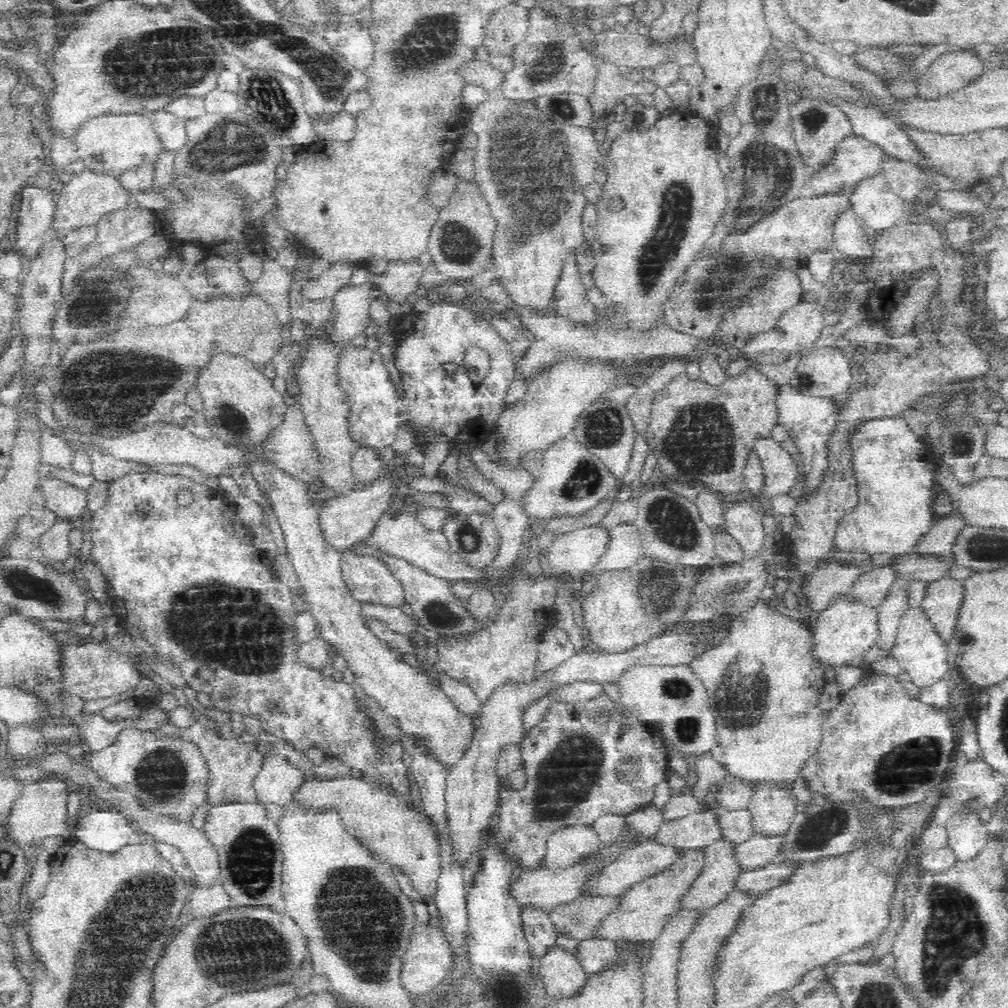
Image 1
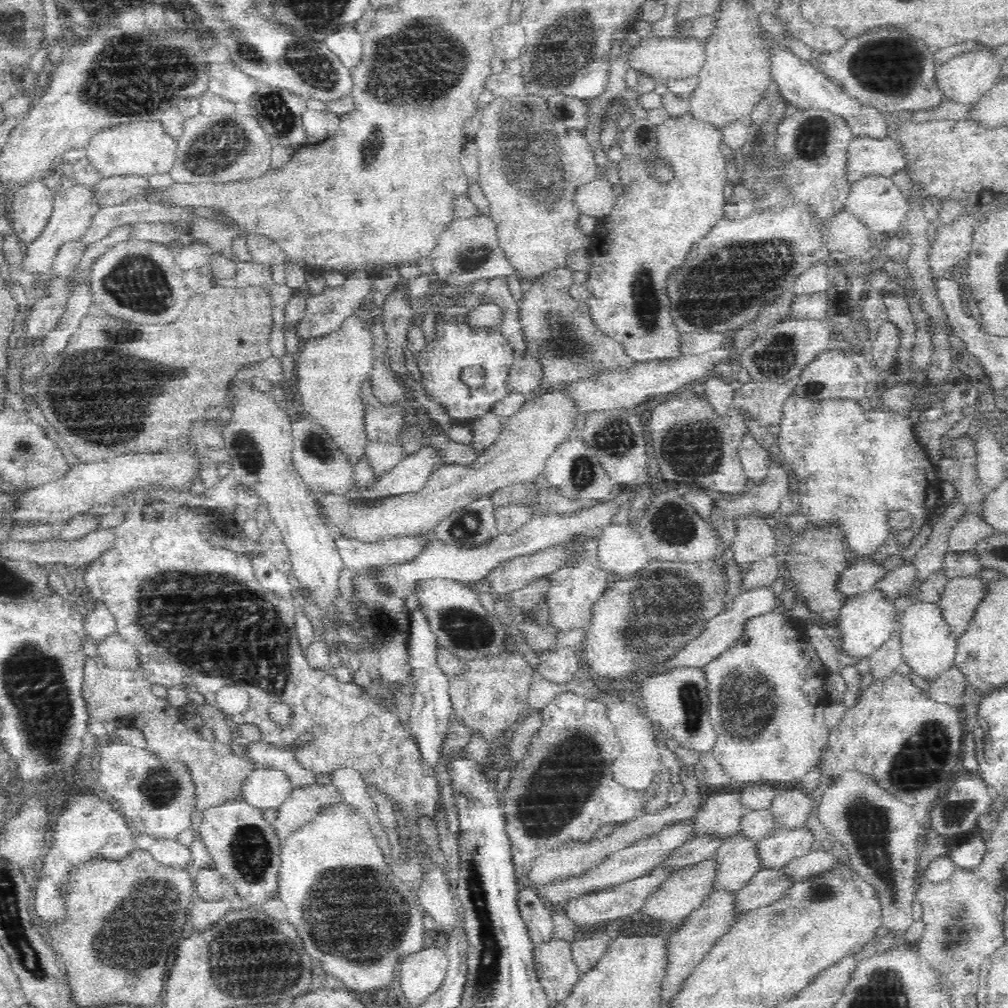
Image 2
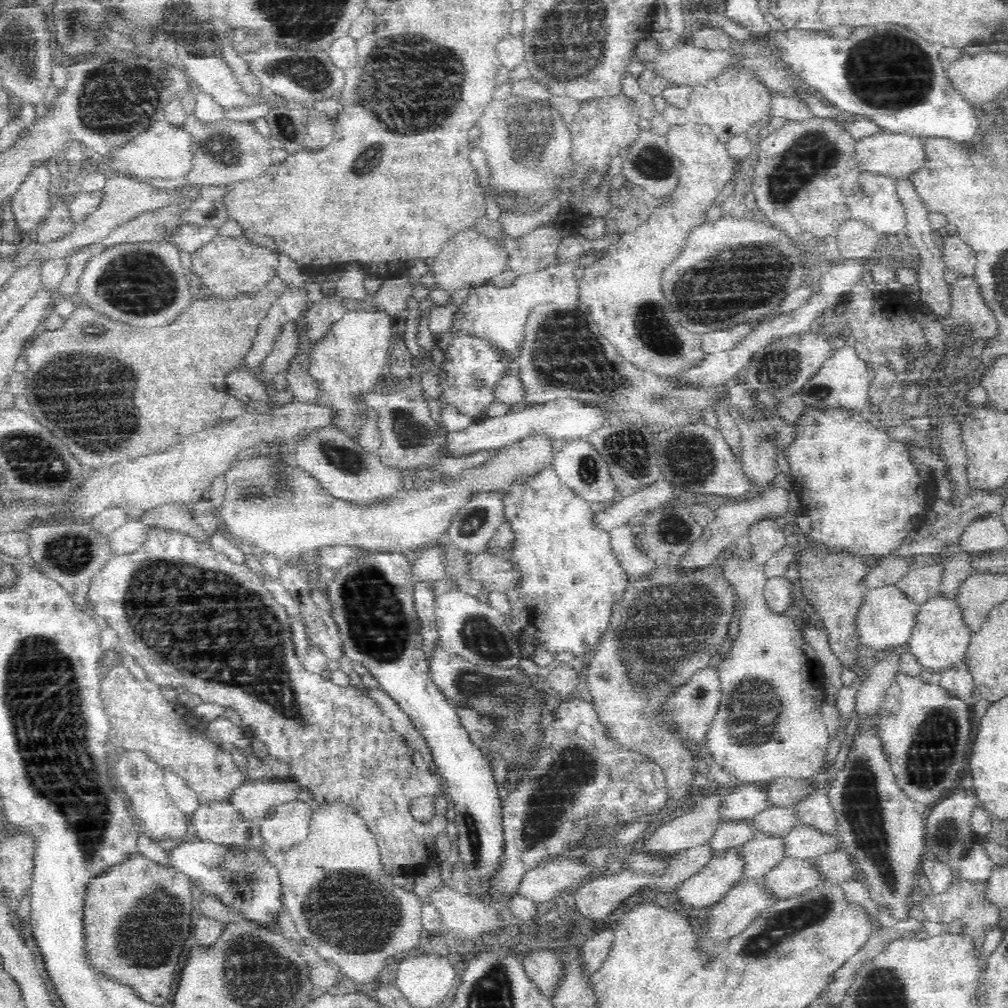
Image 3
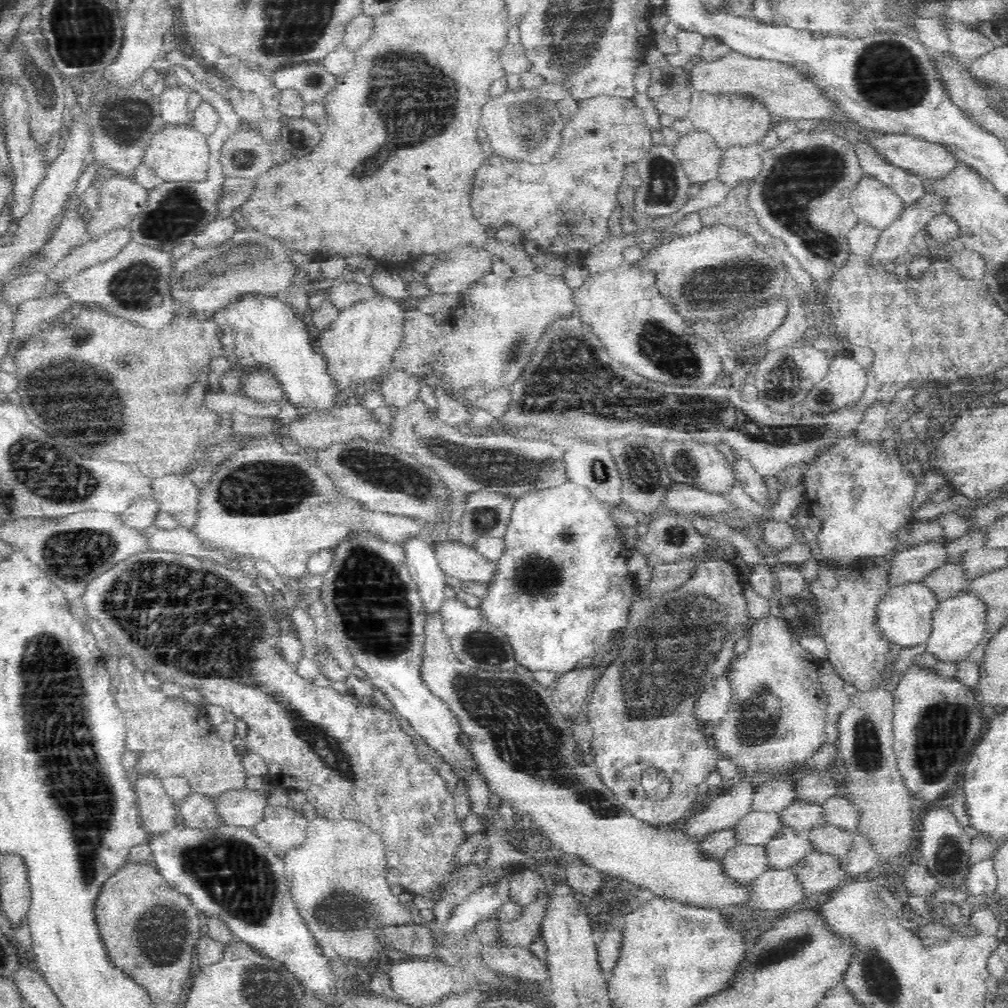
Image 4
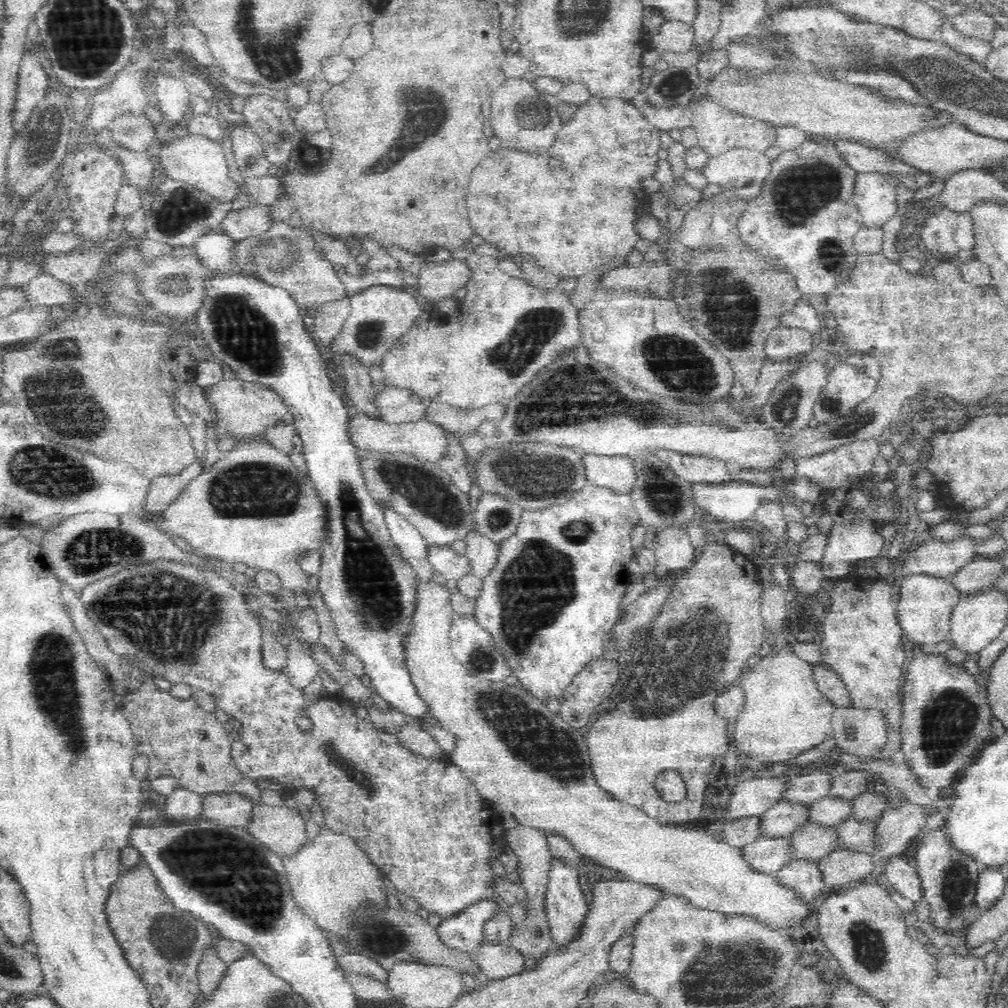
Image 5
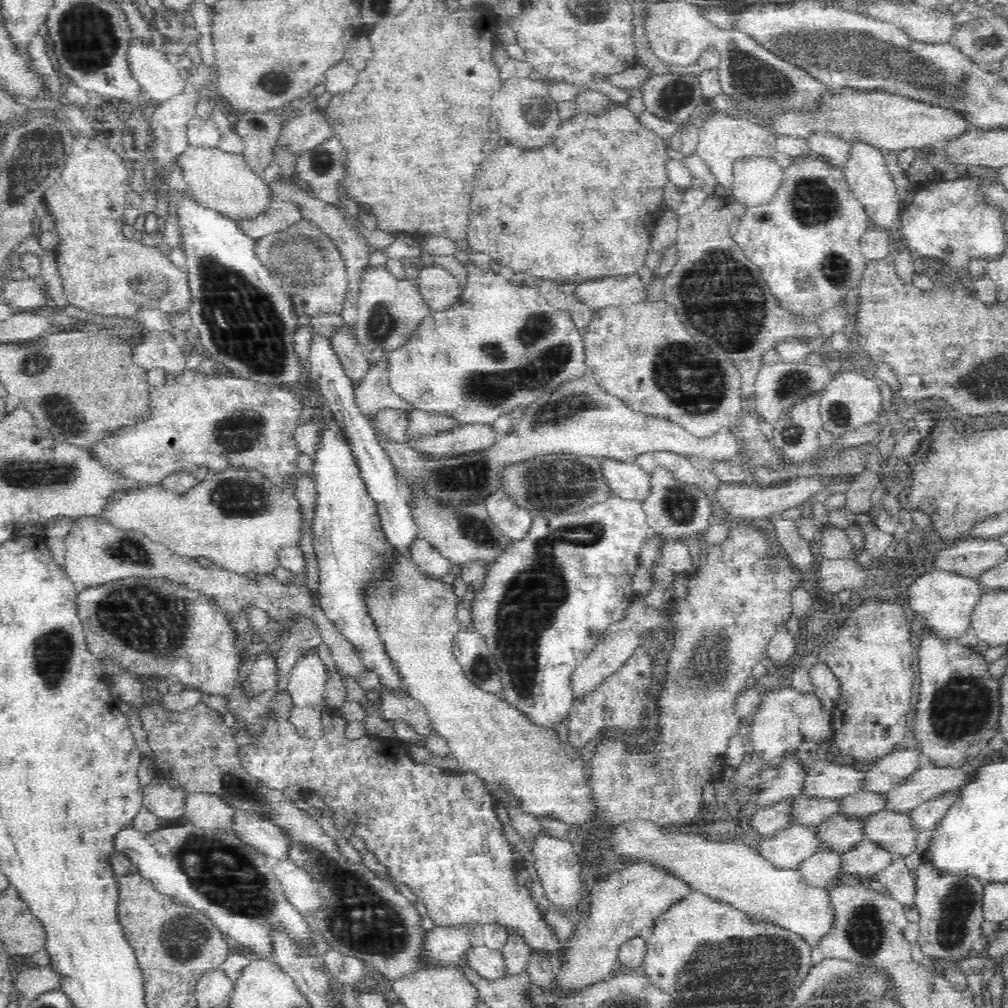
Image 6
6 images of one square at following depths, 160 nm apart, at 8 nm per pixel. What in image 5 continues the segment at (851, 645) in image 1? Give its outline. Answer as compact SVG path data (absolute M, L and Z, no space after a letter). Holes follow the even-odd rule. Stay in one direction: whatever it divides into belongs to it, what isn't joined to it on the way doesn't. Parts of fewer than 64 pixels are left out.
M913 575L904 578L896 603L896 625L900 627L901 638L912 640L917 646L933 646L945 640L950 628L950 612L962 598L950 585L947 578L934 578L925 575Z

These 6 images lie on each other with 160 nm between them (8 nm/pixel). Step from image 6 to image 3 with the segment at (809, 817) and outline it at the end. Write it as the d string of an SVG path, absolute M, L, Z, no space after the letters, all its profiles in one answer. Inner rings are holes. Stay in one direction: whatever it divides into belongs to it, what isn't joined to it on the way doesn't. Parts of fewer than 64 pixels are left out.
M751 820L749 822L720 822L714 829L712 838L707 842L711 856L715 857L721 851L740 846L752 838L754 831L756 830L751 825Z

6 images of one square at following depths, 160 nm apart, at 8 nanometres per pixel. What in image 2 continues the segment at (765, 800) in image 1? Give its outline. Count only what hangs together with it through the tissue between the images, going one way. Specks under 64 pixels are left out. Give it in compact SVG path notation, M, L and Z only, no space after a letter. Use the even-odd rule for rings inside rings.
M801 788L779 791L769 807L775 828L794 829L806 826L811 810L818 804L817 794L802 792Z

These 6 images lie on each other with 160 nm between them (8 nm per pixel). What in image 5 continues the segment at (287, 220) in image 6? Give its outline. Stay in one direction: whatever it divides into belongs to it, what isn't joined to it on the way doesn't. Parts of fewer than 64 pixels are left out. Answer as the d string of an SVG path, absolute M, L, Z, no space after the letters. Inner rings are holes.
M252 205L241 209L231 210L222 222L219 232L239 241L249 236L258 236L272 226L272 219L268 217L269 205Z

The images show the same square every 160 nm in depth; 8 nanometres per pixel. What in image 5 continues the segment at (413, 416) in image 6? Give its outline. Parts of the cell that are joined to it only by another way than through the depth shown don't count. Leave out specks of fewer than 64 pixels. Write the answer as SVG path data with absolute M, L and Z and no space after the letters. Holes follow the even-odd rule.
M432 401L427 407L425 418L441 426L445 431L462 436L477 433L477 428L484 420L501 421L506 409L504 402L493 402L466 409Z

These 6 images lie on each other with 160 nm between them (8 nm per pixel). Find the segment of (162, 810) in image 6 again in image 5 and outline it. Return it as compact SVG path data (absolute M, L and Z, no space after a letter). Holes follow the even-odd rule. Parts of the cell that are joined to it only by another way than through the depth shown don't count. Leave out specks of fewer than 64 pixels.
M179 788L166 798L161 798L161 808L166 816L176 820L187 820L188 823L202 818L204 796Z

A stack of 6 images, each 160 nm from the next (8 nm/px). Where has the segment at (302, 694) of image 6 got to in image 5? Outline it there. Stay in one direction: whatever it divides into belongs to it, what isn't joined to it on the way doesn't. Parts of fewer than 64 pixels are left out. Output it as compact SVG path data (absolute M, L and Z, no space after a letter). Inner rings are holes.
M287 639L287 643L288 660L285 671L290 677L290 682L298 689L304 690L320 670L316 661L309 655L309 650L300 640Z

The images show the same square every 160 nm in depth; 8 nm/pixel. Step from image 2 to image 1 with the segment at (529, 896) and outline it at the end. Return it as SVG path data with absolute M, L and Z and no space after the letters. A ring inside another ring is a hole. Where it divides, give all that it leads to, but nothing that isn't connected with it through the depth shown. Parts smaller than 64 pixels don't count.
M533 906L522 907L520 922L525 944L527 944L529 955L534 961L541 959L551 946L556 945L558 934L554 930L548 911Z

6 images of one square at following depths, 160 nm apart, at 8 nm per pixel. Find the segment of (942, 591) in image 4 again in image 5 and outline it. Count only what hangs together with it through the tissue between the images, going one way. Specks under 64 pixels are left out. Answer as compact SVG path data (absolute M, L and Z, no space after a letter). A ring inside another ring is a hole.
M980 557L968 562L947 579L960 596L966 597L990 589L996 578L1005 572L998 561Z

